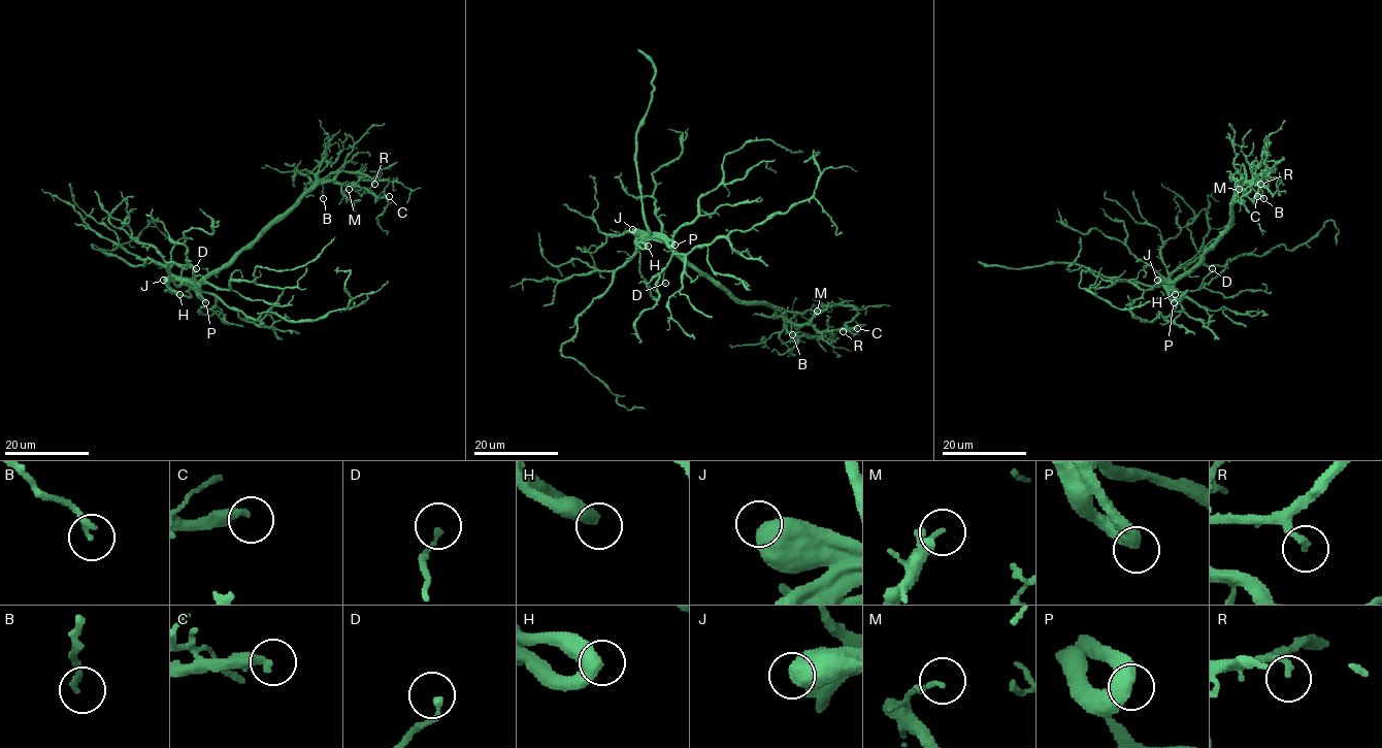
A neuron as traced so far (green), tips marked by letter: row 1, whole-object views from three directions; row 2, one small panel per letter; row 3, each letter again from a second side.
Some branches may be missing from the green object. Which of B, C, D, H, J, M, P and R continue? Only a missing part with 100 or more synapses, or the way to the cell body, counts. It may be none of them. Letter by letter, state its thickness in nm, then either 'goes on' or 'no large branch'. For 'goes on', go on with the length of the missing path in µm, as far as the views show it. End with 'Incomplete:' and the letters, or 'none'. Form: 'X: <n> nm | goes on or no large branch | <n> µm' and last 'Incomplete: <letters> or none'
B: 180 nm | no large branch
C: 320 nm | no large branch
D: 170 nm | no large branch
H: 400 nm | goes on | 20 µm
J: 700 nm | no large branch
M: 200 nm | no large branch
P: 440 nm | no large branch
R: 180 nm | no large branch
Incomplete: H

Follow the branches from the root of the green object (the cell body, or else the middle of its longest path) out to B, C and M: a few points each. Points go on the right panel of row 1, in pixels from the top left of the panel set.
B: (1178, 277), (1187, 272), (1226, 229), (1231, 198), (1246, 183), (1263, 198)
C: (1178, 277), (1187, 272), (1226, 229), (1231, 198), (1246, 183), (1259, 184), (1257, 196)
M: (1178, 277), (1187, 272), (1226, 229), (1232, 196), (1246, 183), (1253, 182), (1245, 193), (1239, 189)

